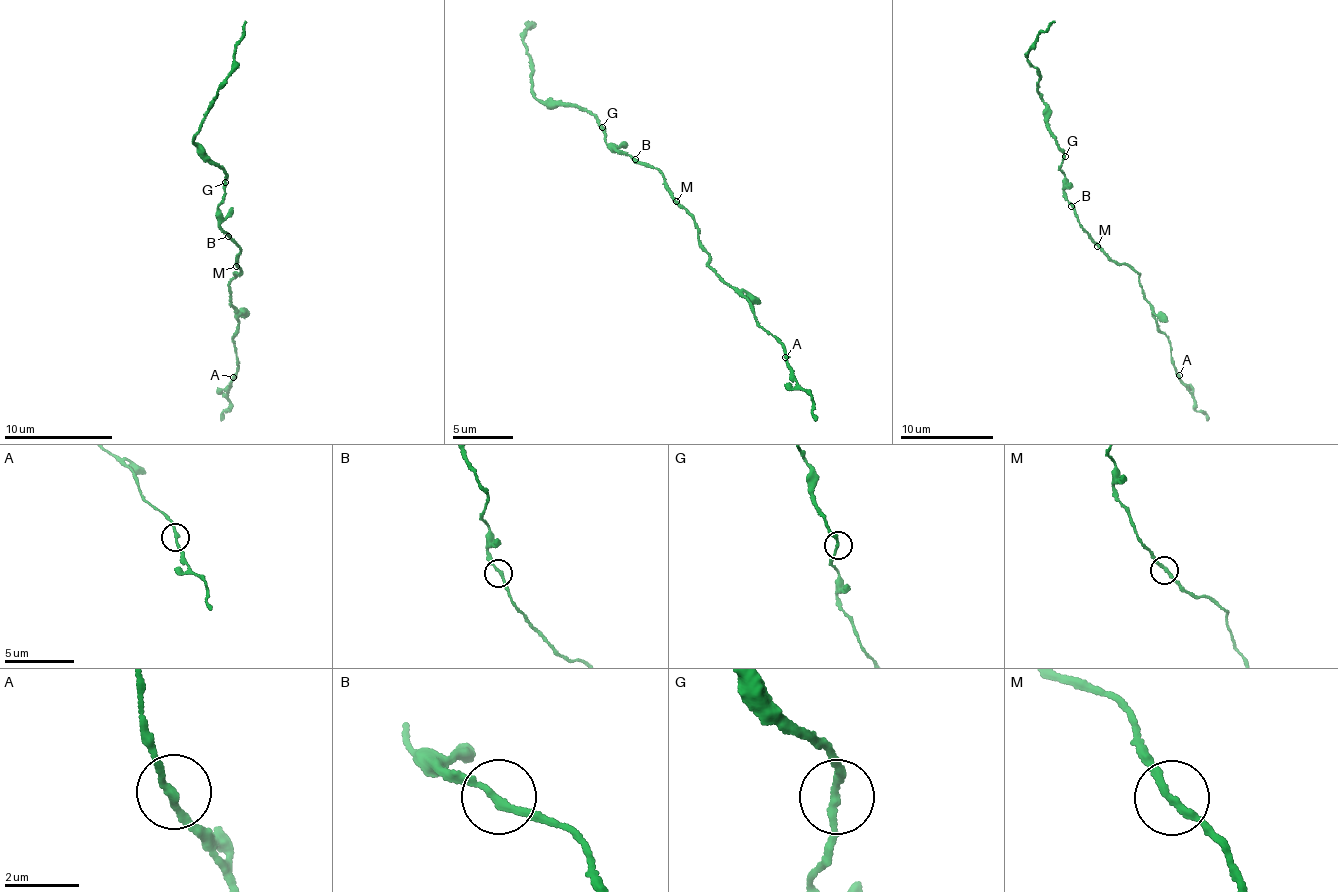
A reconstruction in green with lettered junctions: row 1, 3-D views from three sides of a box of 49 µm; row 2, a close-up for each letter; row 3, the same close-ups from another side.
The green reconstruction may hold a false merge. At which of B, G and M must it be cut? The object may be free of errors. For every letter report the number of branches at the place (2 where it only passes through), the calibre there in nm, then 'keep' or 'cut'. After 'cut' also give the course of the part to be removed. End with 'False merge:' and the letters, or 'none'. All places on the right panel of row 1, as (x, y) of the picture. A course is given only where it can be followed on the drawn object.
B: 2 branches meet; 190 nm thick; keep
G: 2 branches meet; 190 nm thick; keep
M: 2 branches meet; 190 nm thick; keep
False merge: none

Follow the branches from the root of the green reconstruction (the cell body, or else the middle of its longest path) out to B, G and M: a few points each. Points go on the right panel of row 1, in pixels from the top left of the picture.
B: (1083, 225), (1071, 206)
G: (1083, 225), (1065, 192), (1065, 177), (1061, 168), (1065, 156)
M: (1083, 225), (1083, 231), (1096, 246)

